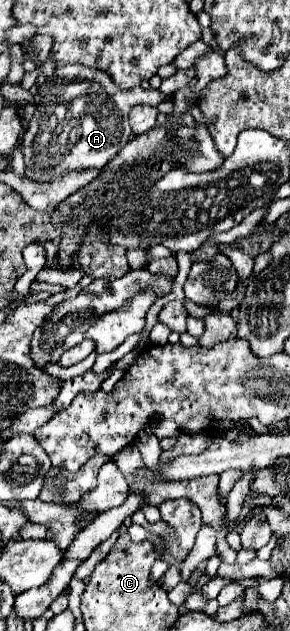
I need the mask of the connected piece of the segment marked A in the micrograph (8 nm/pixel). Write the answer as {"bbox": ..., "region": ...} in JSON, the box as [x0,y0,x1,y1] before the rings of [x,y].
{"bbox":[22,64,170,182],"region":[[[68,64],[56,68],[52,76],[36,92],[36,112],[30,130],[22,134],[22,152],[26,160],[26,176],[32,182],[52,182],[62,172],[104,168],[130,142],[132,128],[128,114],[132,106],[157,106],[170,100],[159,90],[132,88],[122,90],[114,84],[108,72],[84,68],[82,64]]]}

